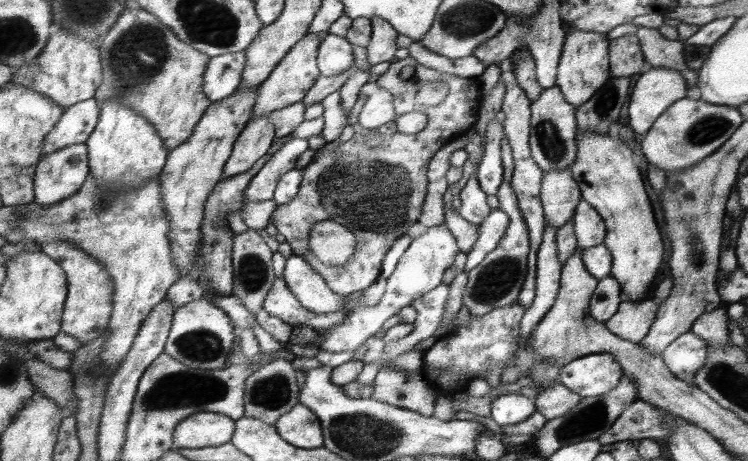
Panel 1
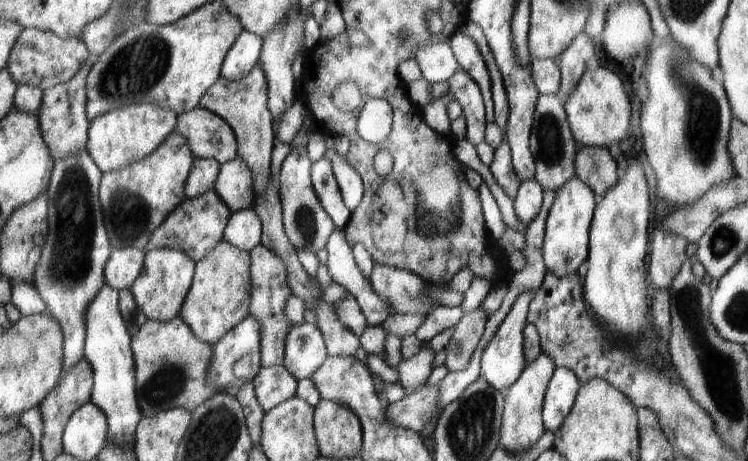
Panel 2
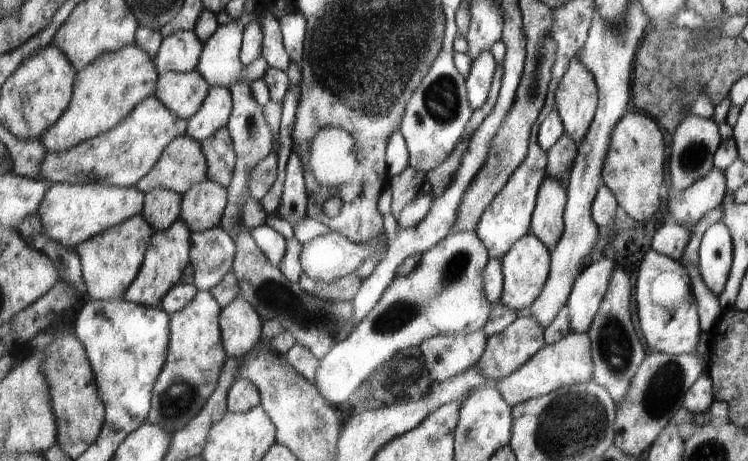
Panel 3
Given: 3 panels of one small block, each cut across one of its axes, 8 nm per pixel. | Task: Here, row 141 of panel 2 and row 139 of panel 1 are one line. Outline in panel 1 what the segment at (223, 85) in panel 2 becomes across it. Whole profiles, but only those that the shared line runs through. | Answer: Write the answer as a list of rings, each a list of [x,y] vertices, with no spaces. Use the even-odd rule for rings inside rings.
[[[258,116],[247,123],[245,130],[235,141],[234,152],[226,162],[223,179],[248,172],[267,154],[278,134],[269,116]]]

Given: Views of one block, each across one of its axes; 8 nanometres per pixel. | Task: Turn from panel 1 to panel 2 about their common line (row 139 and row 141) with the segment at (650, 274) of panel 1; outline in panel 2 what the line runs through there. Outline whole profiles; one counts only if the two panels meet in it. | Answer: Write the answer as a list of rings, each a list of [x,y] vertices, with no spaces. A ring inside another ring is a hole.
[[[599,67],[587,68],[571,98],[565,104],[571,134],[577,140],[578,146],[608,150],[612,142],[619,144],[627,136],[629,102],[625,98],[619,78],[611,70]]]

